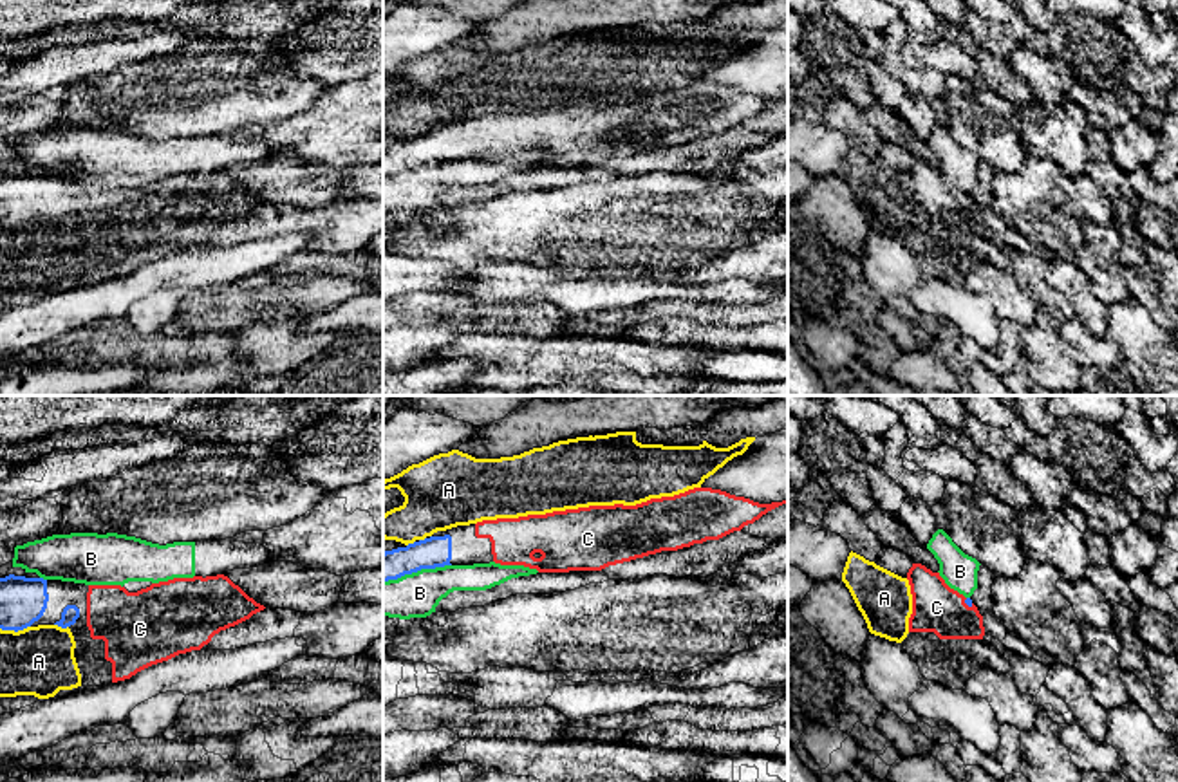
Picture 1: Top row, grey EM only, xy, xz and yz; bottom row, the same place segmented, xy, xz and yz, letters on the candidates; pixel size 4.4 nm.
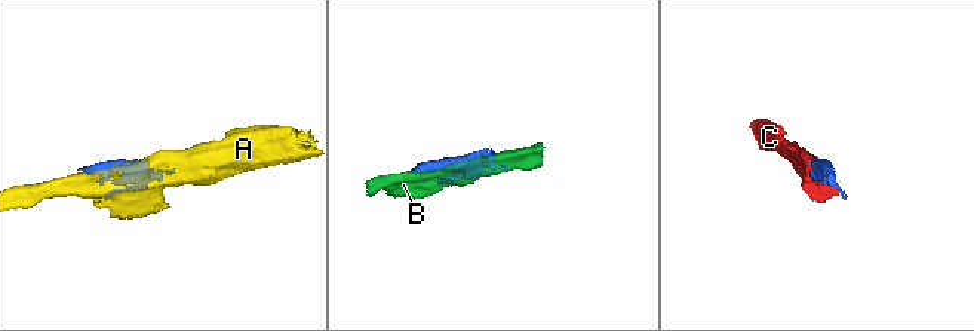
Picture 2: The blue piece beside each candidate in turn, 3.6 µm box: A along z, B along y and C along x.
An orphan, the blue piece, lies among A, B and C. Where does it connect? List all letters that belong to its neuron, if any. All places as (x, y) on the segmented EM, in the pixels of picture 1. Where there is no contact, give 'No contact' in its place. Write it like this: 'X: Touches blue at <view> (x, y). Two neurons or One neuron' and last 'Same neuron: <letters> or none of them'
A: Touches blue at xy (15, 631). Two neurons
B: Touches blue at xz (416, 571). Two neurons
C: Touches blue at yz (967, 604). One neuron
Same neuron: C

